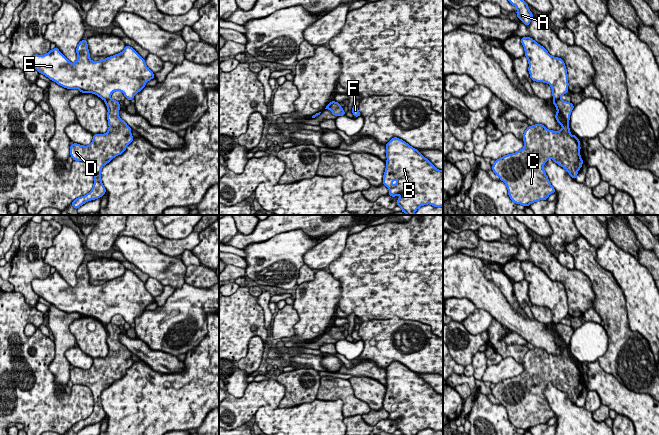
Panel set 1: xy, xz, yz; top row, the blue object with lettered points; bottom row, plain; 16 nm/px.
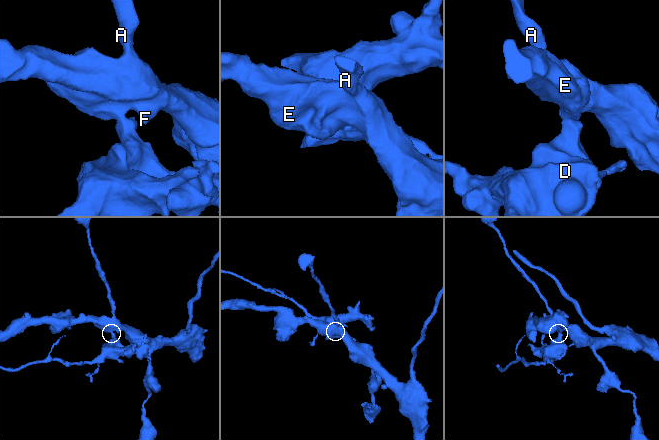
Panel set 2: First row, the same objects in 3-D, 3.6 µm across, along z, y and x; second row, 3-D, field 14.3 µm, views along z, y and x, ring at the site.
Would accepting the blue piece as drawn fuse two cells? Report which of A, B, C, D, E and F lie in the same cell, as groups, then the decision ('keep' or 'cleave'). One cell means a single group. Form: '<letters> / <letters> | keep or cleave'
A B E F / C D | cleave

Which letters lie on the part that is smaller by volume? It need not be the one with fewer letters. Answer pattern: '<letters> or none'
C, D

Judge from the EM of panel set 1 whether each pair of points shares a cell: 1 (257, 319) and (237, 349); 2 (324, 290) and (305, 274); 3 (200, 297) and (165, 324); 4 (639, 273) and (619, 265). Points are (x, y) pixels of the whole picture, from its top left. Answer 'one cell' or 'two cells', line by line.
1: one cell
2: two cells
3: one cell
4: one cell

